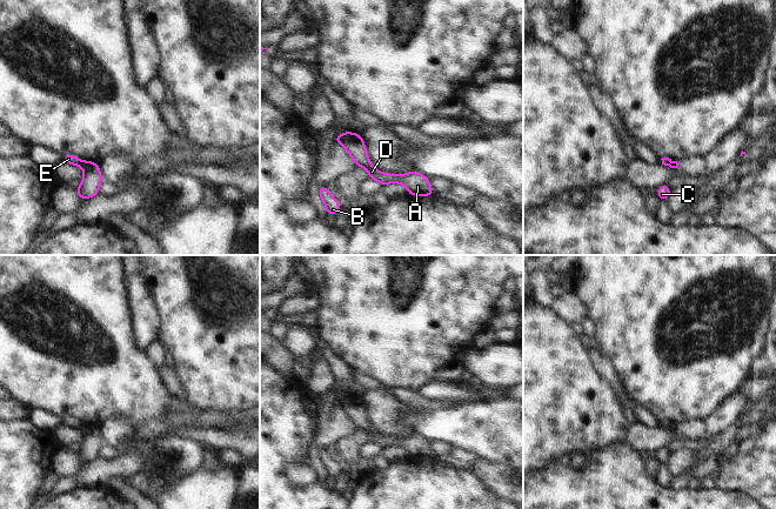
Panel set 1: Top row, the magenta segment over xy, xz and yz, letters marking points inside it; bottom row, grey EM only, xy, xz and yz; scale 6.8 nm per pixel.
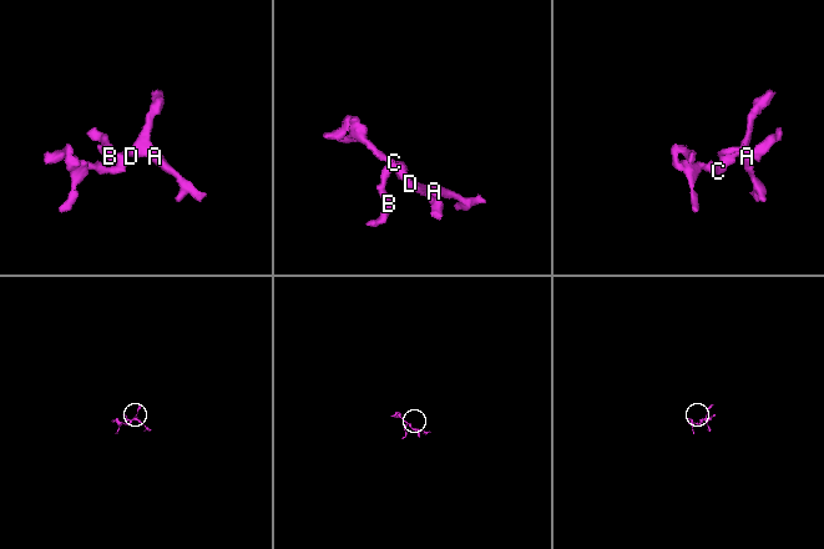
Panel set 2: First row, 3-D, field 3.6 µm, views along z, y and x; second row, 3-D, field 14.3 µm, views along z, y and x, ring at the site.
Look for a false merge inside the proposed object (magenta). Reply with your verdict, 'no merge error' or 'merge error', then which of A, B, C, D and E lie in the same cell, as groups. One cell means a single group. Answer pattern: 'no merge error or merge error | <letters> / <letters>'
merge error | A C D / B E

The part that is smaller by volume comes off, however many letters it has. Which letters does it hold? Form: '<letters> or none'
B, E

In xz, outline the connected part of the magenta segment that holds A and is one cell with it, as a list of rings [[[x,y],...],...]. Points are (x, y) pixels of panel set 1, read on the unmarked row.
[[[348,395],[342,400],[340,408],[347,414],[357,430],[367,433],[367,437],[372,443],[375,443],[381,449],[388,447],[401,447],[407,453],[410,460],[432,460],[434,453],[430,450],[430,441],[413,434],[402,437],[382,436],[374,431],[366,413],[366,407],[361,397]]]

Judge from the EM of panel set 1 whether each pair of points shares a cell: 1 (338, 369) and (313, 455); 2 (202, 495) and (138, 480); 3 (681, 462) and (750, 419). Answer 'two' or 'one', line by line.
1: one
2: one
3: one

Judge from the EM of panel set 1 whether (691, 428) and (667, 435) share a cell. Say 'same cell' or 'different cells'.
same cell

